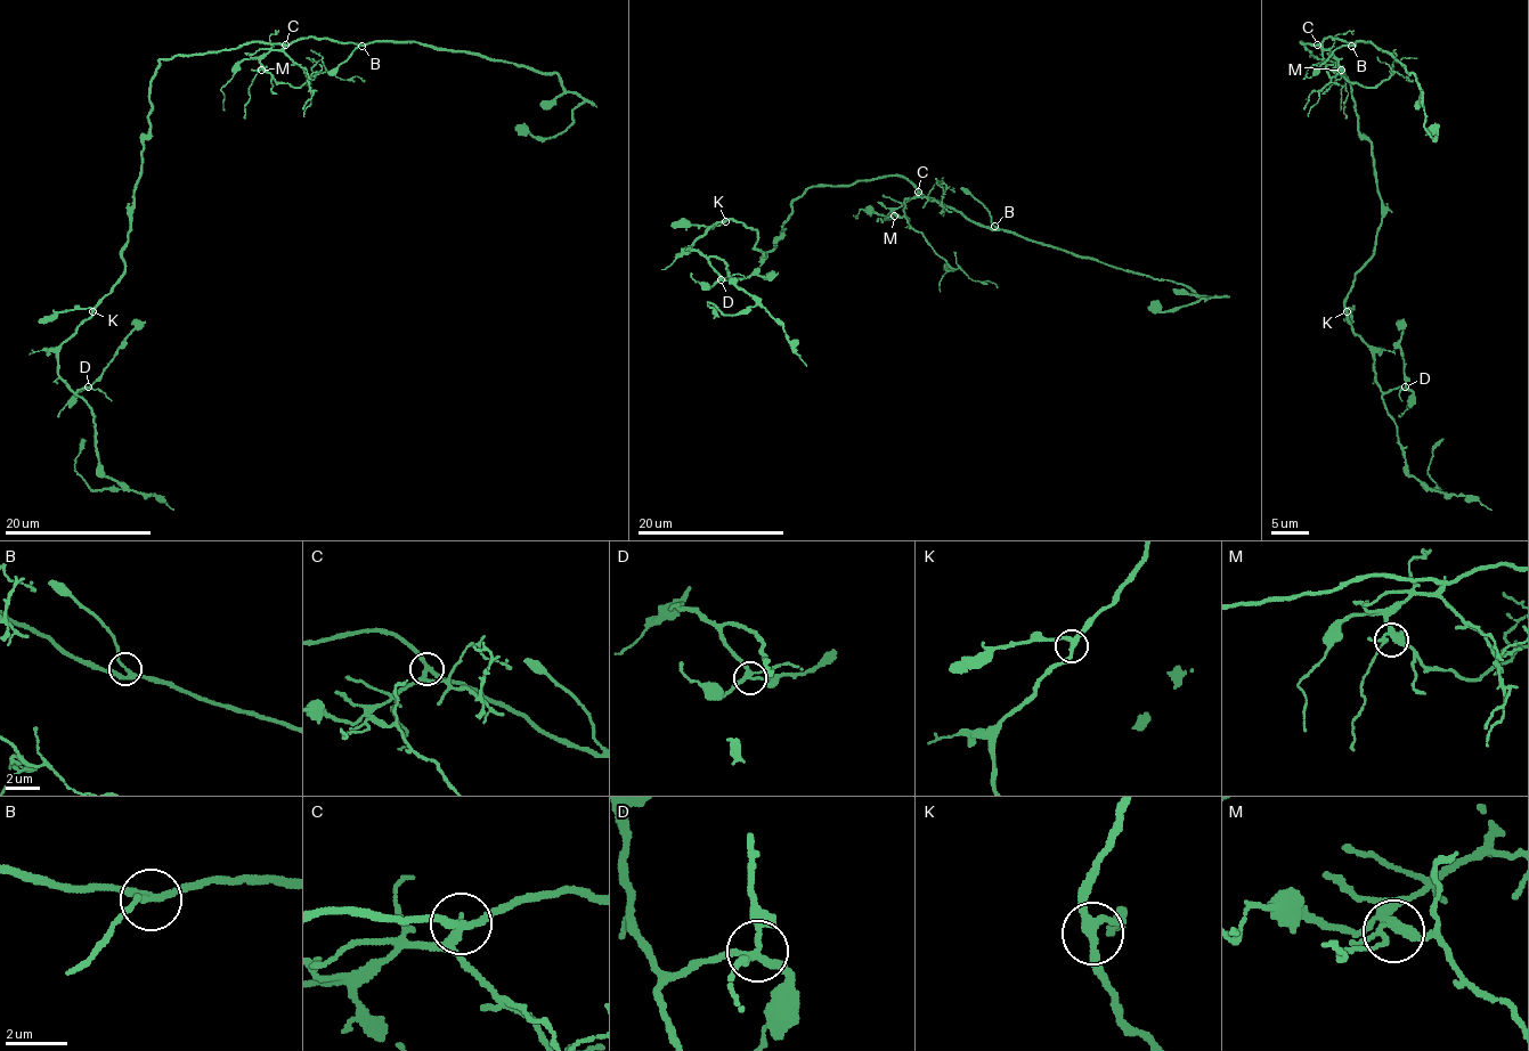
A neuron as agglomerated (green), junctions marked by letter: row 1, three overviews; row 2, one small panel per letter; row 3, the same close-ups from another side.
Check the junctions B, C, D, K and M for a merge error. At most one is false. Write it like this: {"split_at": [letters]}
{"split_at": []}

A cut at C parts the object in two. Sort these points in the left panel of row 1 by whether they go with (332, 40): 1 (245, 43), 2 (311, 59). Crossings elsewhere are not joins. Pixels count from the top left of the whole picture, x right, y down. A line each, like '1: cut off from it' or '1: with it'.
1: with it
2: cut off from it

